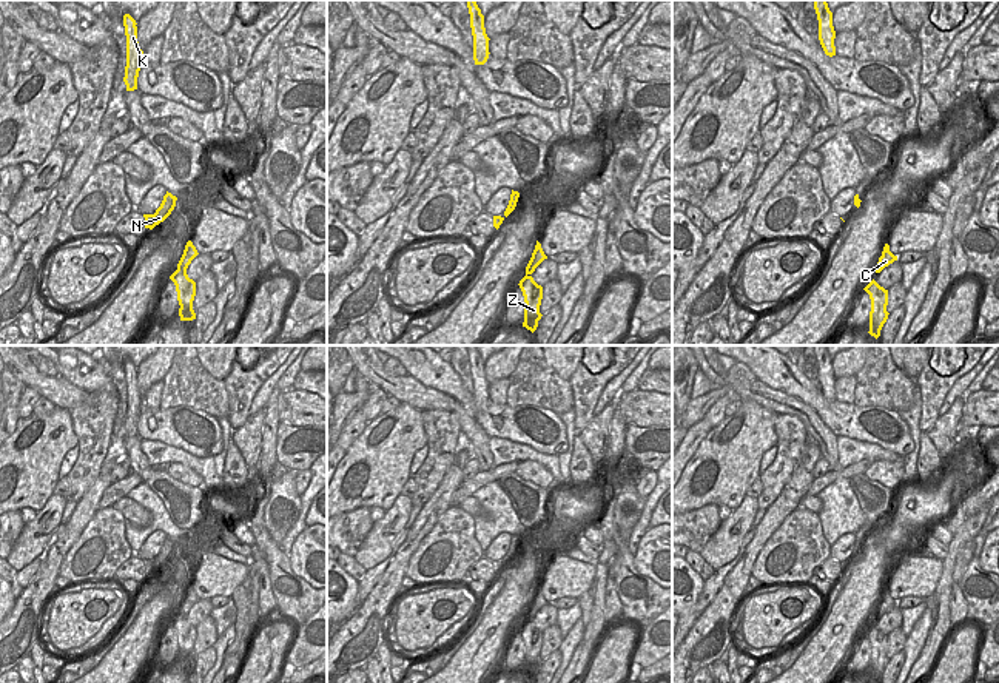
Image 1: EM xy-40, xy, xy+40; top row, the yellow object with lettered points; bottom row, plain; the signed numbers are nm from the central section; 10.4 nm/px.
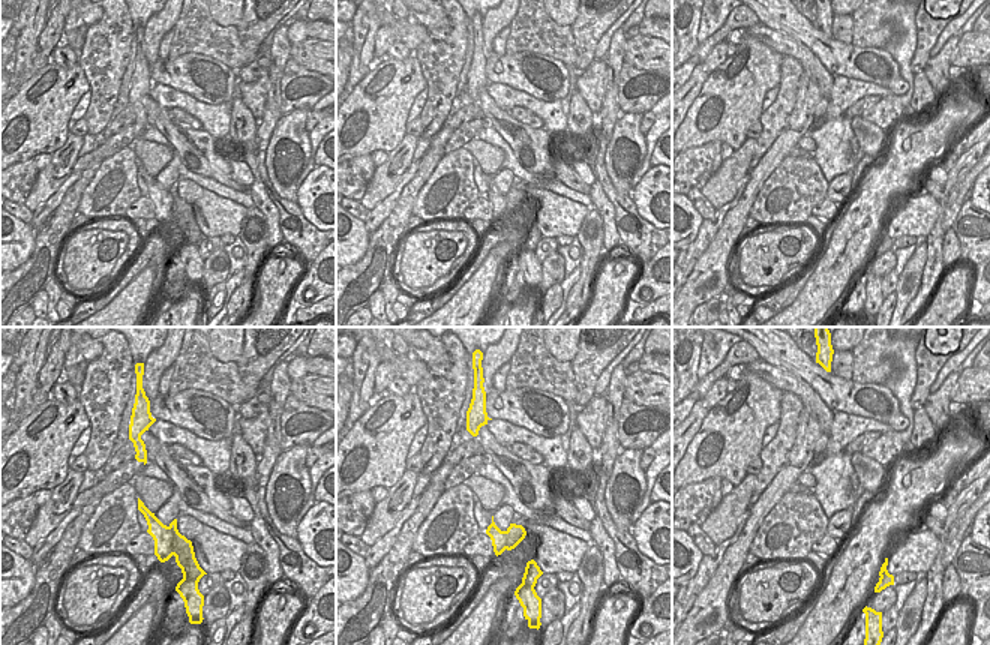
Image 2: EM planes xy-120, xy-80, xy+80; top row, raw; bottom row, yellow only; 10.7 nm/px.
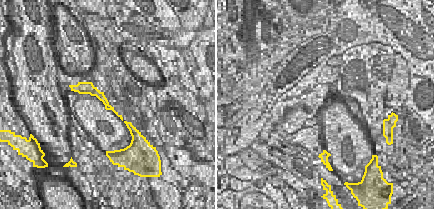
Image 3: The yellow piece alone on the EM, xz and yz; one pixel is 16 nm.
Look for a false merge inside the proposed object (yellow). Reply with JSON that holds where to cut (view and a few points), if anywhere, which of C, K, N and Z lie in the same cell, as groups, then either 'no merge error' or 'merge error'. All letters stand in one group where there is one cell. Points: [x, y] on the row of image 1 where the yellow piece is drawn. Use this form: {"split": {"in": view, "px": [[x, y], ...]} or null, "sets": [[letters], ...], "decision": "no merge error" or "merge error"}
{"split": {"in": "xy", "px": [[541, 250], [528, 267]]}, "sets": [["C"], ["K", "N", "Z"]], "decision": "merge error"}

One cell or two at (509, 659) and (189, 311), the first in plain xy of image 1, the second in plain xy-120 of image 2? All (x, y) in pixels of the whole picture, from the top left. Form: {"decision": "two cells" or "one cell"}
{"decision": "two cells"}

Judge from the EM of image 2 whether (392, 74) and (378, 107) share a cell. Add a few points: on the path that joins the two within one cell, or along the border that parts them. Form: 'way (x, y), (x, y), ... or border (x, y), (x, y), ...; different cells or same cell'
way (392, 81), (383, 99); same cell

